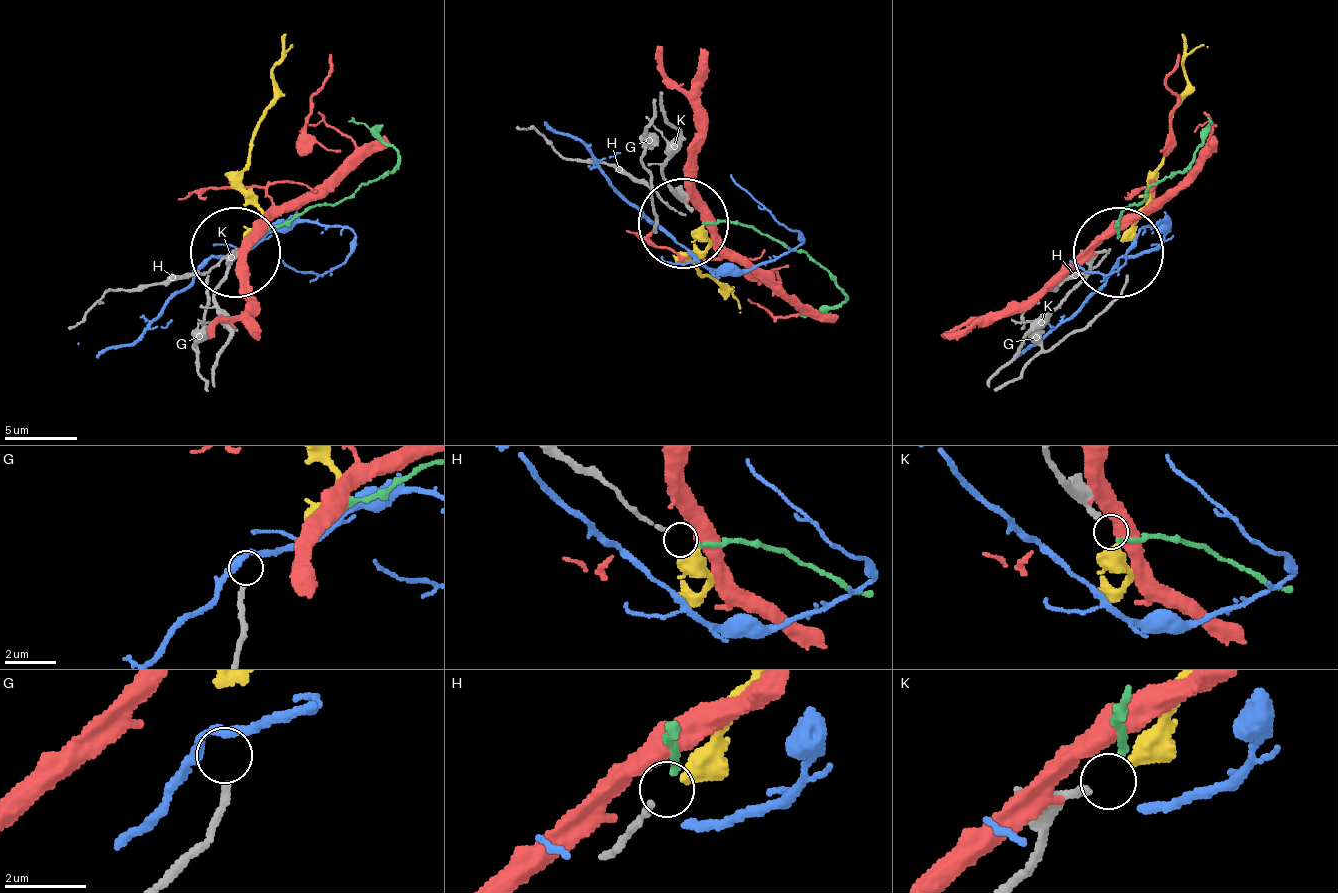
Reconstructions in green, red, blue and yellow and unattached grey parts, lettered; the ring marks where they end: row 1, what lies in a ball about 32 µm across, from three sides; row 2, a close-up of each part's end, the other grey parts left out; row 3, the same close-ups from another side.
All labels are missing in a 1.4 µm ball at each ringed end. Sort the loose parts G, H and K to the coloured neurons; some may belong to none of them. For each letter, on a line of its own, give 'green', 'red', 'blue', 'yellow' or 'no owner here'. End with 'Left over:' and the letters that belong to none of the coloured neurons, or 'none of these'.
G: no owner here
H: green
K: yellow
Left over: G

